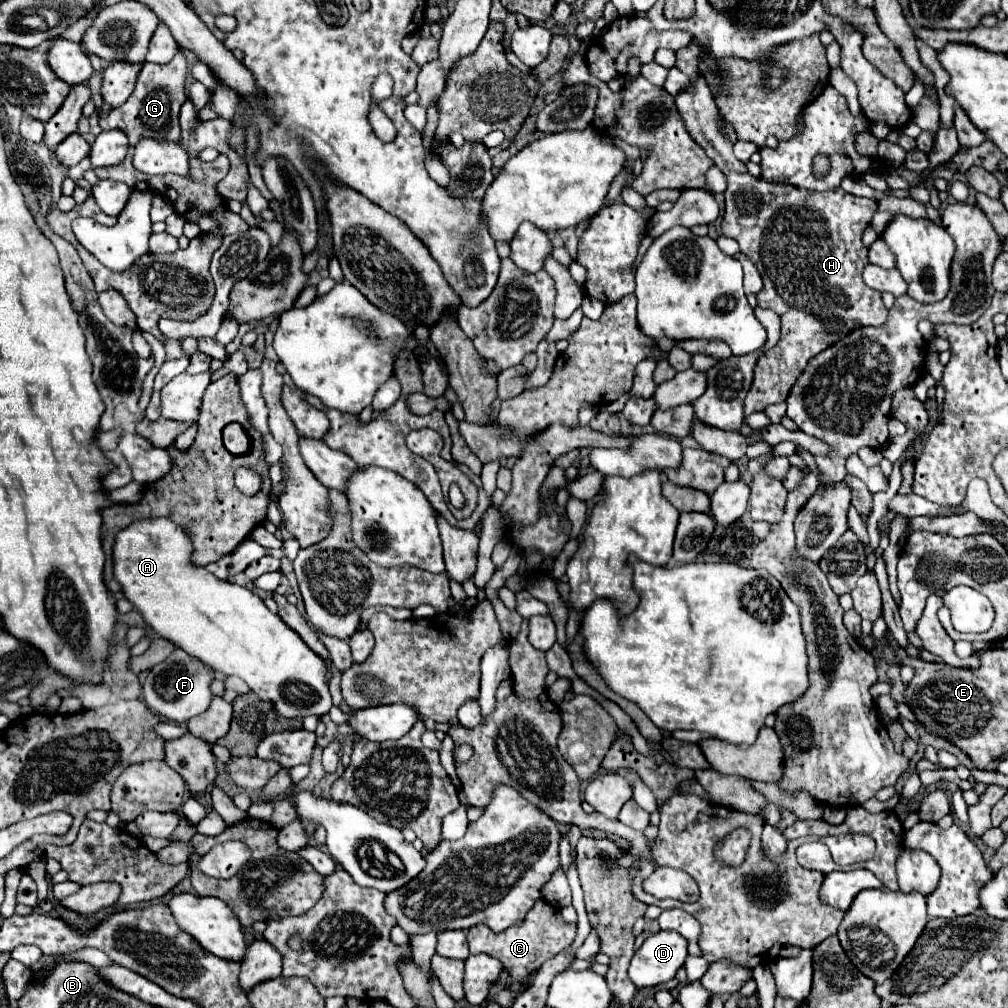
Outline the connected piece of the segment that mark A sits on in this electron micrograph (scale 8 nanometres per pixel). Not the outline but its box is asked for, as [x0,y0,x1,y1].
[114,517,332,717]

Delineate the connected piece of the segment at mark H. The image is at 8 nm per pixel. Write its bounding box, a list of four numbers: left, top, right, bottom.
[676,75,888,415]

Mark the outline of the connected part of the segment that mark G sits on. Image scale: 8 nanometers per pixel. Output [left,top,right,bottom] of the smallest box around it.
[100,53,188,145]

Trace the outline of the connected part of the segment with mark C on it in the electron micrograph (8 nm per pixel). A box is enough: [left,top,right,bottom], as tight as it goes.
[466,901,576,983]

